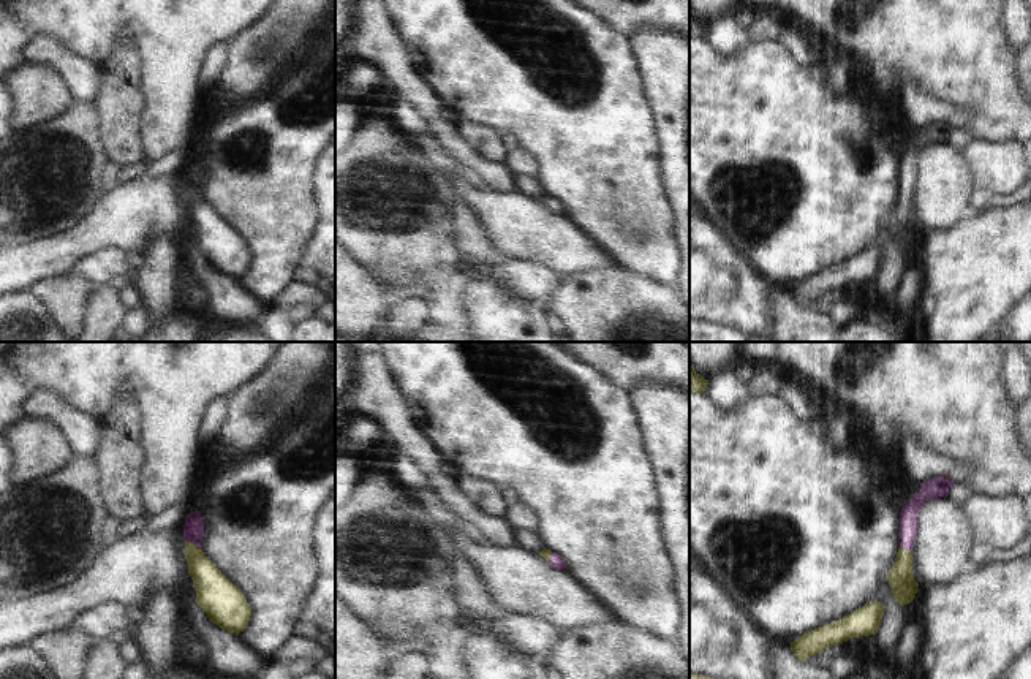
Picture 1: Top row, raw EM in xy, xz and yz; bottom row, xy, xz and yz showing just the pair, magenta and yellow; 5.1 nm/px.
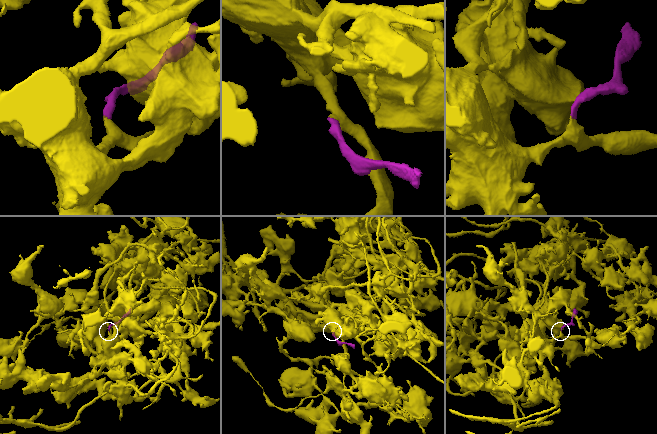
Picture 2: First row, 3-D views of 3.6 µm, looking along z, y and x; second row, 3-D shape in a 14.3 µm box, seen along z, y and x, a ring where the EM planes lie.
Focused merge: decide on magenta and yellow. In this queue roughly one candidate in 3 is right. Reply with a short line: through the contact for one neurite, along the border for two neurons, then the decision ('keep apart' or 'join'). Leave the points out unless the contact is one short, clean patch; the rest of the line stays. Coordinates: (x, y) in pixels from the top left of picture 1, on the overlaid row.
line xy (193, 529), (193, 542), (193, 554), (211, 584); join

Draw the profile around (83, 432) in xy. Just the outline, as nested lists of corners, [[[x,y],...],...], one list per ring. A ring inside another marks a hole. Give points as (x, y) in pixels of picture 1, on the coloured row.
[[[52,389],[33,394],[25,407],[27,415],[57,426],[76,457],[92,457],[100,445],[100,426],[90,415],[81,413],[63,396]]]

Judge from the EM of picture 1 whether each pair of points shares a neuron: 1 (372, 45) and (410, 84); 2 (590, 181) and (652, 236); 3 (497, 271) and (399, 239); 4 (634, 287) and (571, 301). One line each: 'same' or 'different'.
1: same
2: same
3: different
4: same

